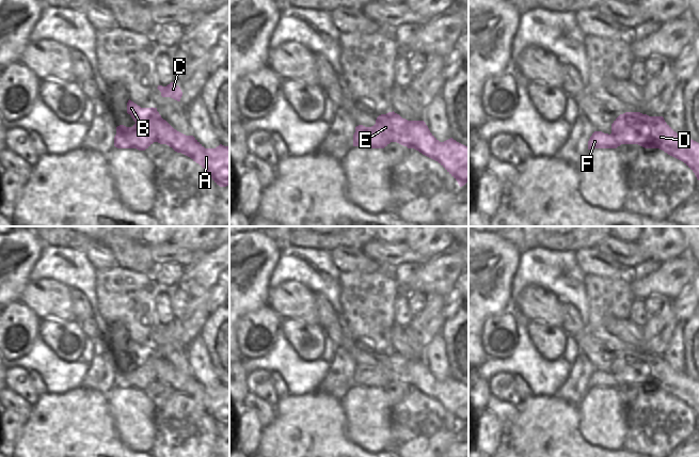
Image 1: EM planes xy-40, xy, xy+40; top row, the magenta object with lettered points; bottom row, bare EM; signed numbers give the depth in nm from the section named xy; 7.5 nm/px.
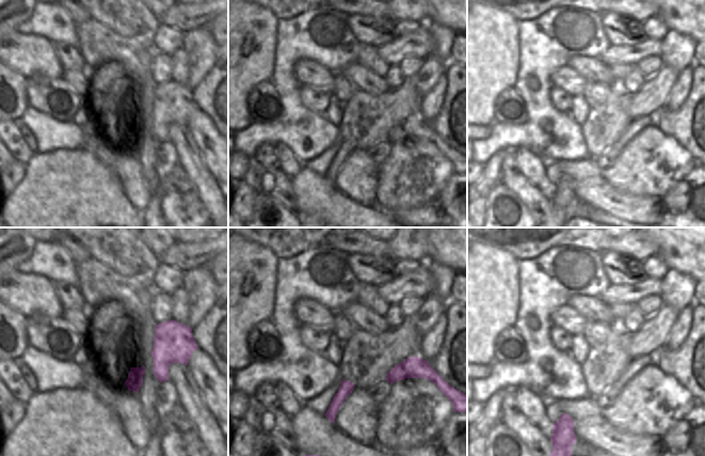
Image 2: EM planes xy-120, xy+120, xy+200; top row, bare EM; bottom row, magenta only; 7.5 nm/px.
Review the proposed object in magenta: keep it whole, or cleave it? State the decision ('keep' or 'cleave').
cleave

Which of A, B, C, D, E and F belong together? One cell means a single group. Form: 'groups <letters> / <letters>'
groups A D / B C E F

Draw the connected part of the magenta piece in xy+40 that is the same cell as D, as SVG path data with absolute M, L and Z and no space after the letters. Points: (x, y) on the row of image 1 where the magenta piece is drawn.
M625 112L619 116L634 116L648 124L652 135L652 145L645 148L660 148L683 161L699 180L699 143L685 133L677 133L663 116L649 116L640 112Z

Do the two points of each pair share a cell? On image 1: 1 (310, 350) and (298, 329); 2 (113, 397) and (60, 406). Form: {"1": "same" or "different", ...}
{"1": "same", "2": "different"}

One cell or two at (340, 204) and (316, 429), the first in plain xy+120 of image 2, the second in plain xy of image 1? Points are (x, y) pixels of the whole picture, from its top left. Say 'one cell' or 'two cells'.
one cell

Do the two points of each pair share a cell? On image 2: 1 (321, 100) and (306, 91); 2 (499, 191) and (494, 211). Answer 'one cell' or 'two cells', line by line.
1: one cell
2: one cell

